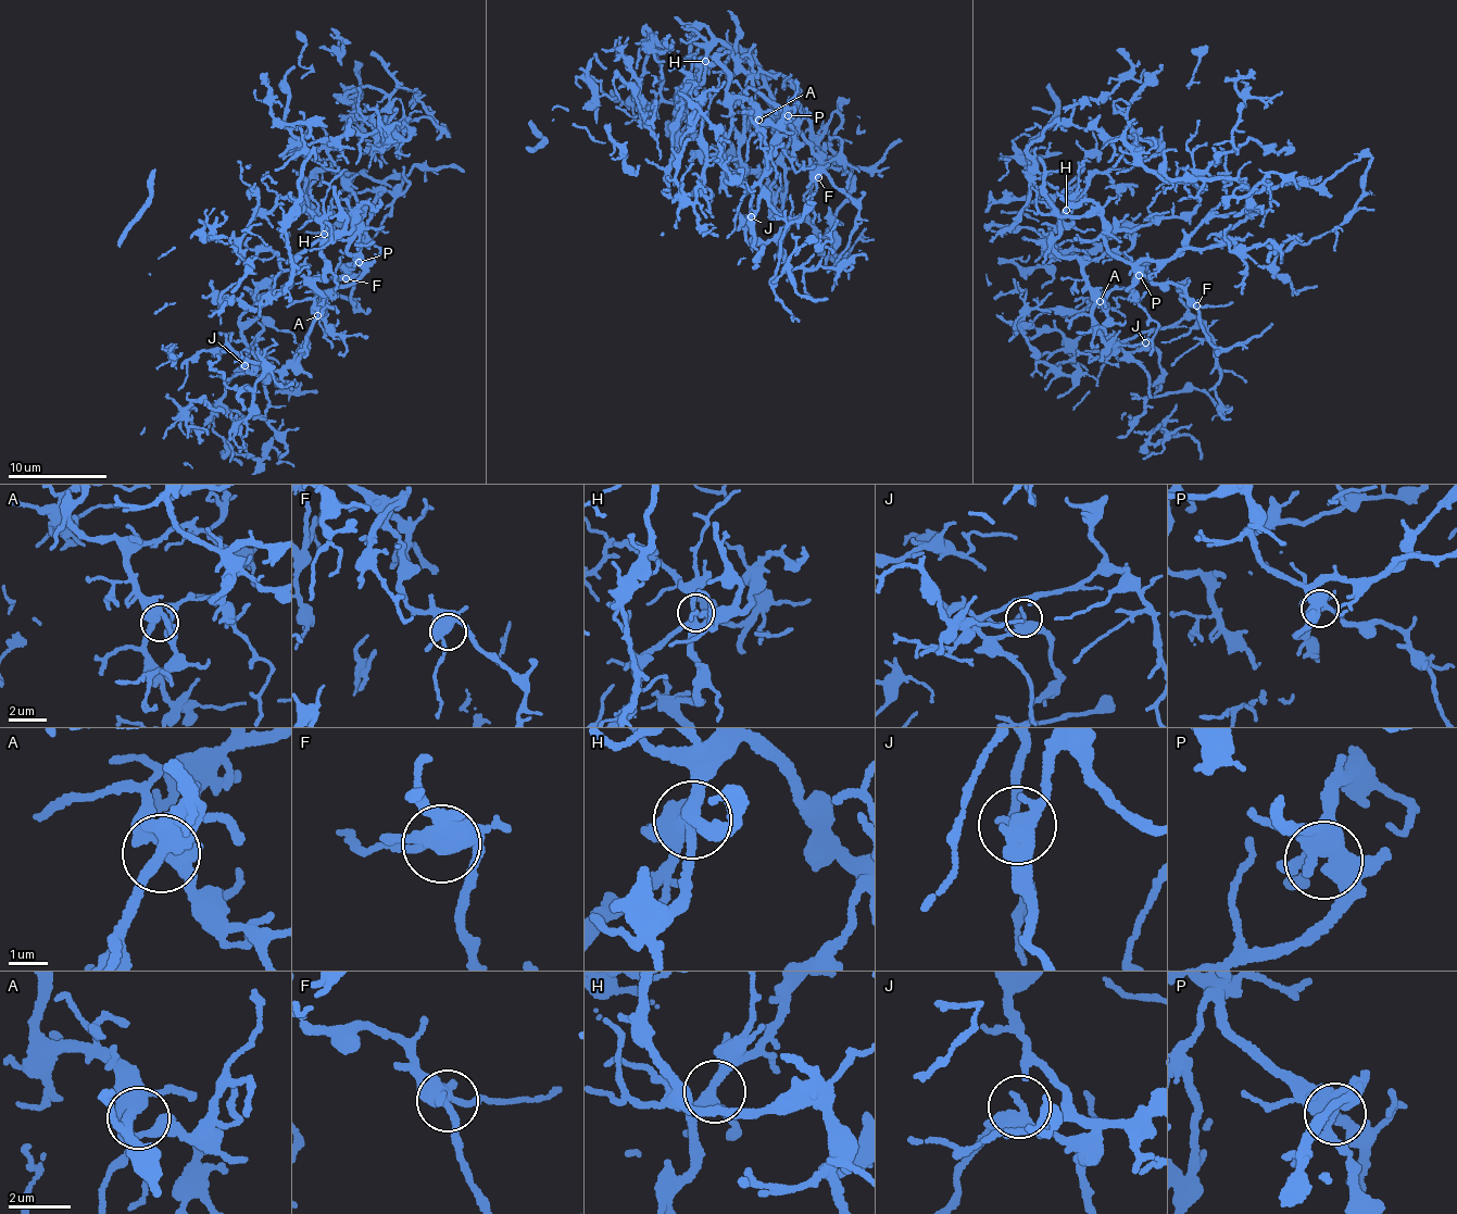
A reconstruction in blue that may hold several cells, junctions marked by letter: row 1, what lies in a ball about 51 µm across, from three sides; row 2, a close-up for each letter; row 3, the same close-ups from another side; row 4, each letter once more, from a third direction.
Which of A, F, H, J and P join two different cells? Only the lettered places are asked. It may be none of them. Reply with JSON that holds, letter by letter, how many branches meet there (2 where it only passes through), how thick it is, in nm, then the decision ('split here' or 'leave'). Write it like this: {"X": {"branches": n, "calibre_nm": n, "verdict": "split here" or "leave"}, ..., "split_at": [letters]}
{"A": {"branches": 3, "calibre_nm": 360, "verdict": "leave"}, "F": {"branches": 4, "calibre_nm": 440, "verdict": "leave"}, "H": {"branches": 4, "calibre_nm": 280, "verdict": "leave"}, "J": {"branches": 4, "calibre_nm": 300, "verdict": "leave"}, "P": {"branches": 5, "calibre_nm": 480, "verdict": "leave"}, "split_at": []}

